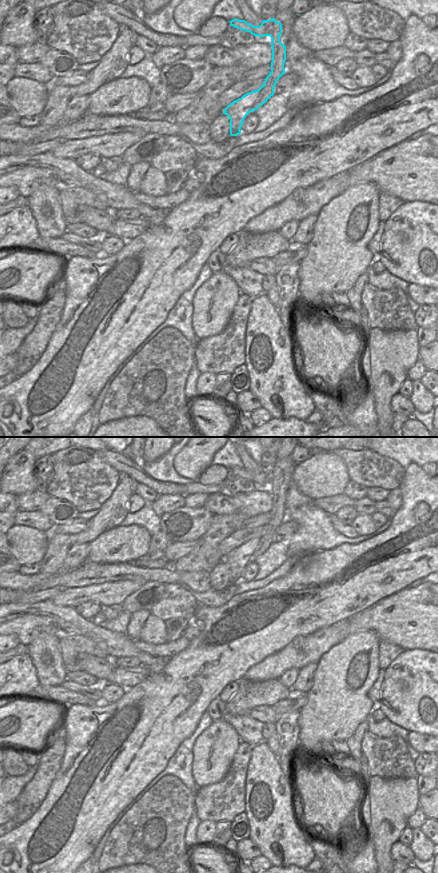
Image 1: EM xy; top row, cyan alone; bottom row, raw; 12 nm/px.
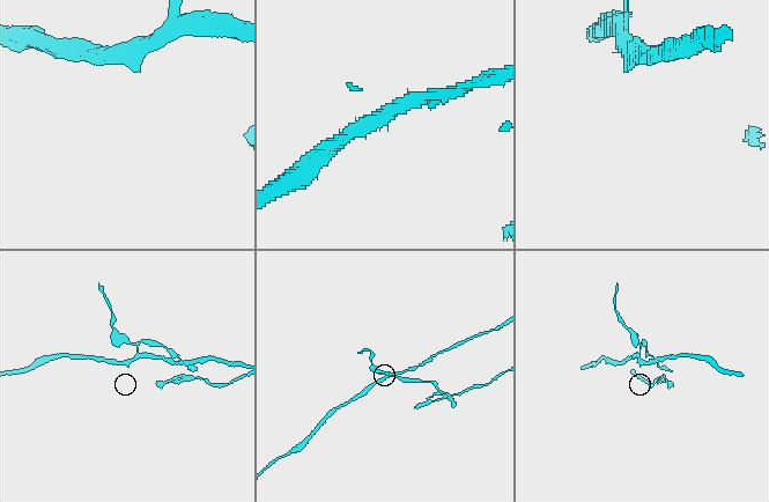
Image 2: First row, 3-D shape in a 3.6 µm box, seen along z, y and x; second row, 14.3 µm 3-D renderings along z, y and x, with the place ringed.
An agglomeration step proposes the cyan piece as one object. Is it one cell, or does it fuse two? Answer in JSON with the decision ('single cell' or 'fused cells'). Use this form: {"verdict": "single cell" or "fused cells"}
{"verdict": "fused cells"}

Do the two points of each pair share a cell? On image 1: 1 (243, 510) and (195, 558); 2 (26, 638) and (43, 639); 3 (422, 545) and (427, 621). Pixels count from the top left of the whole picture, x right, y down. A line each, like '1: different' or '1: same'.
1: same
2: different
3: different

